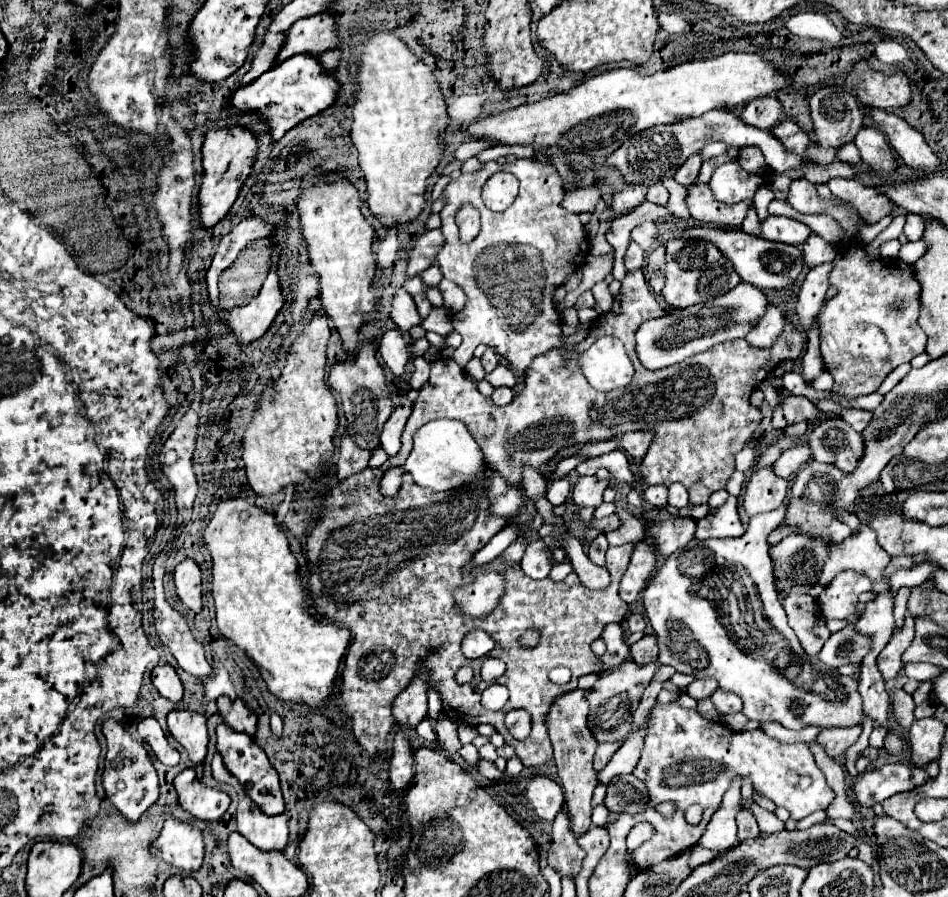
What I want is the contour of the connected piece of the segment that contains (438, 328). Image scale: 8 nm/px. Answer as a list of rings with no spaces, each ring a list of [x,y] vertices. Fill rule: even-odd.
[[[433,308],[431,314],[421,322],[421,326],[425,330],[431,330],[431,332],[437,332],[441,336],[449,334],[453,330],[451,326],[451,314],[447,308]]]

